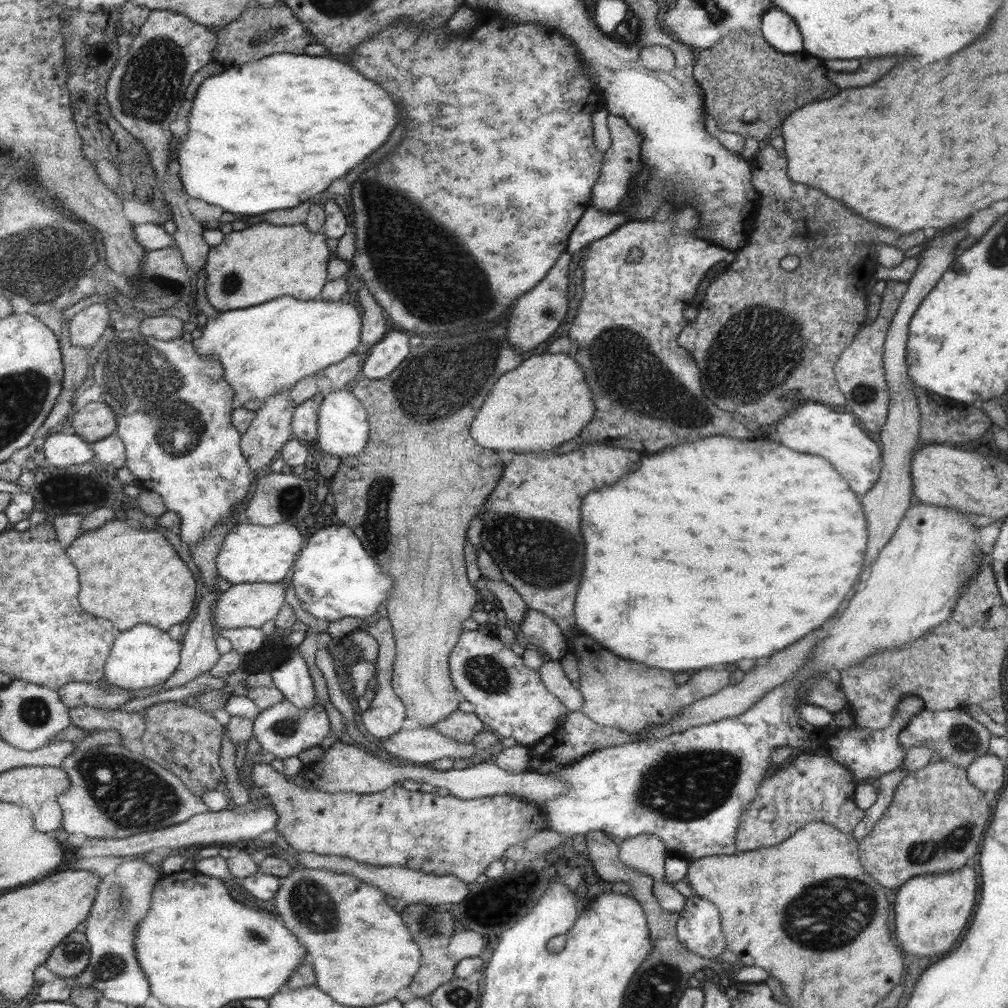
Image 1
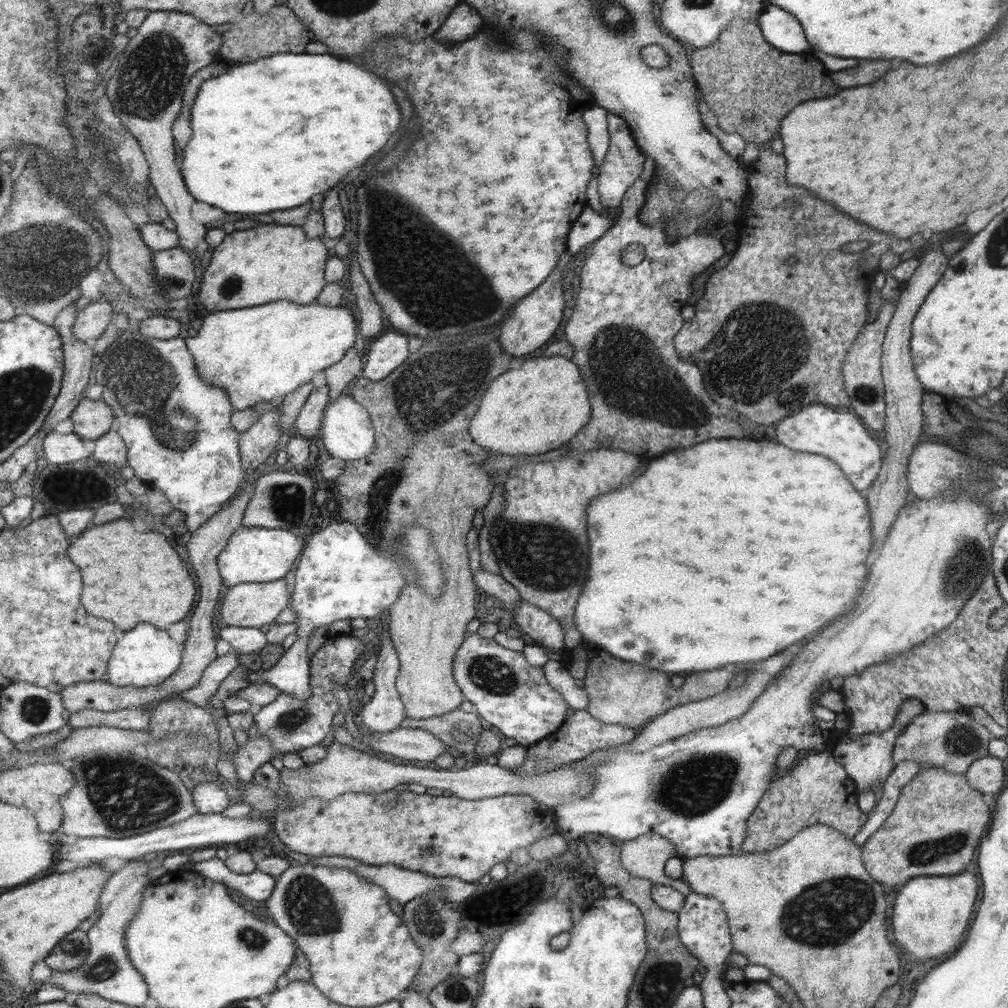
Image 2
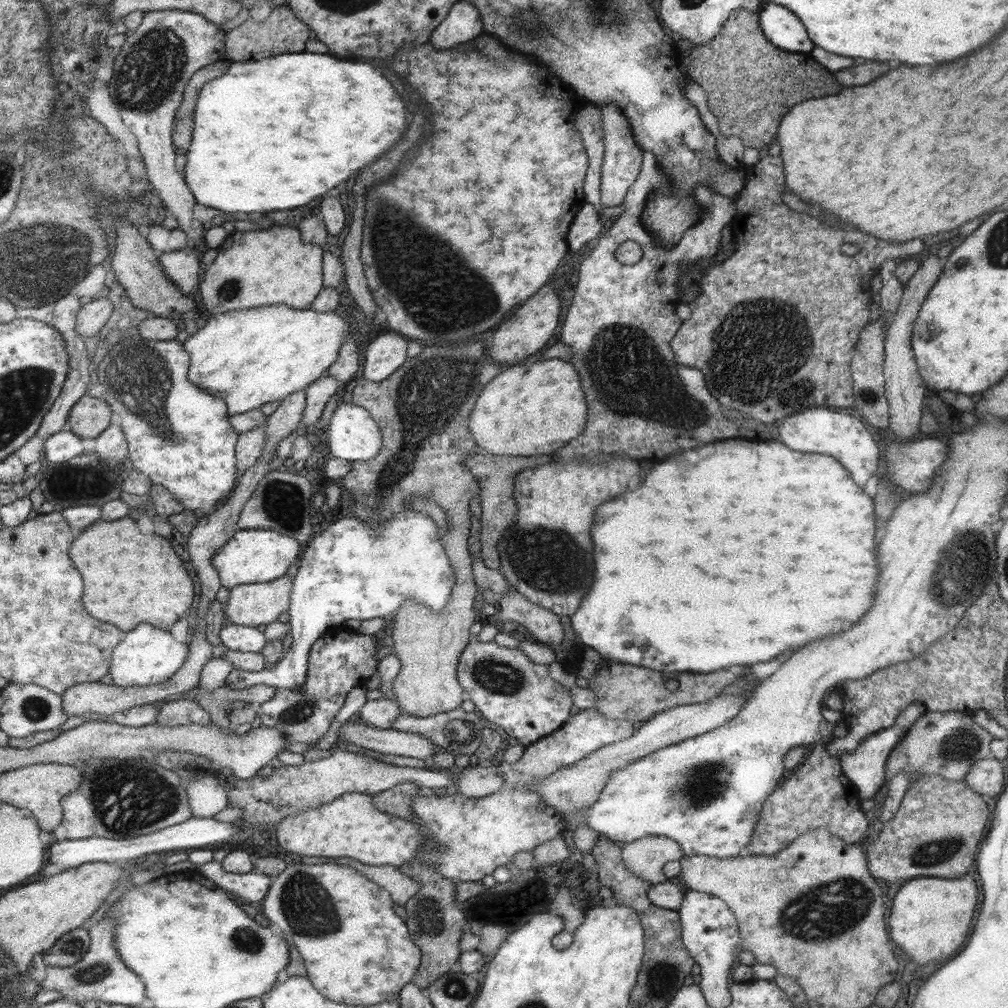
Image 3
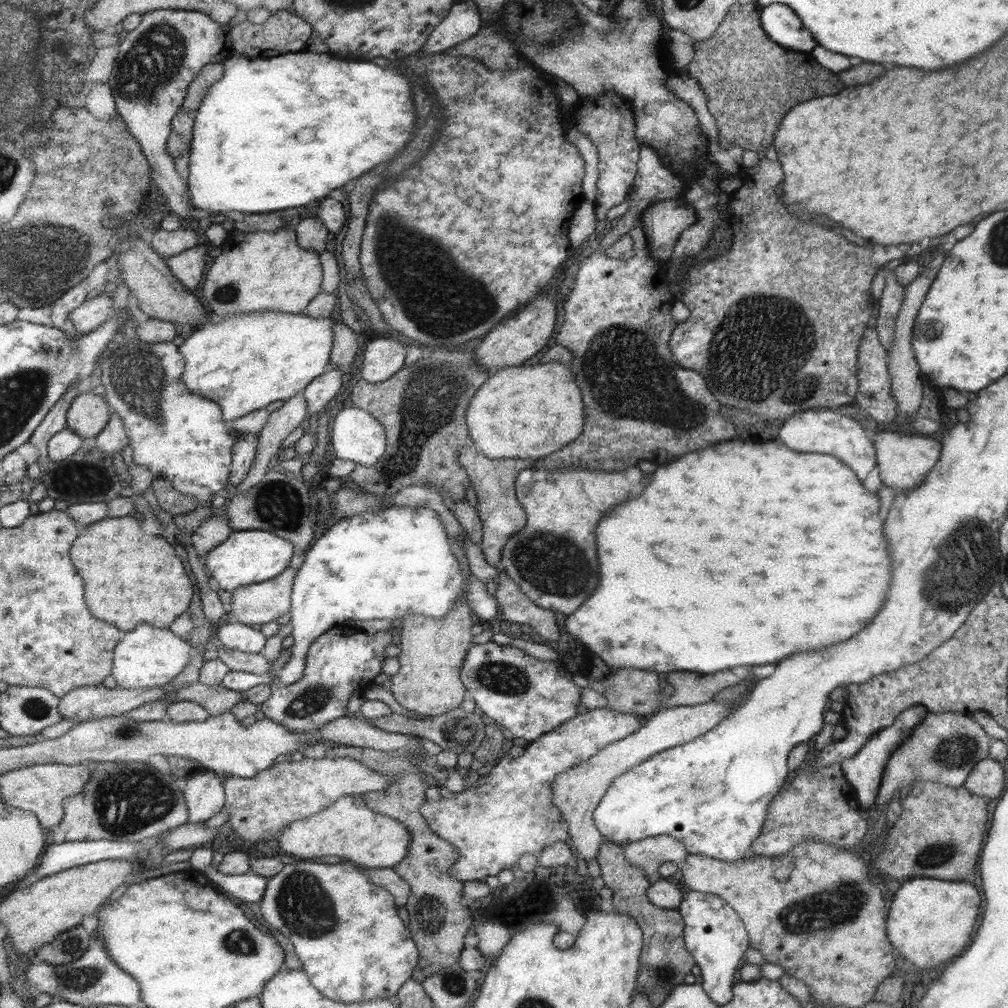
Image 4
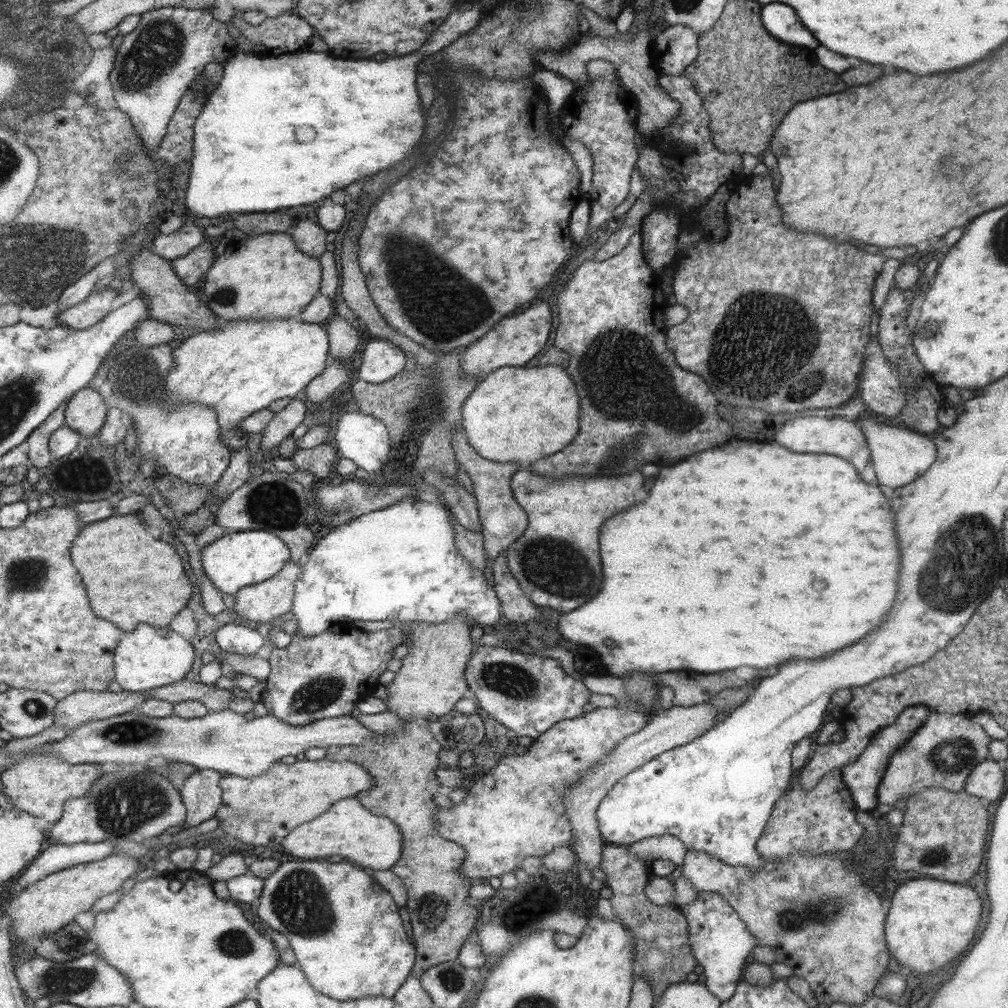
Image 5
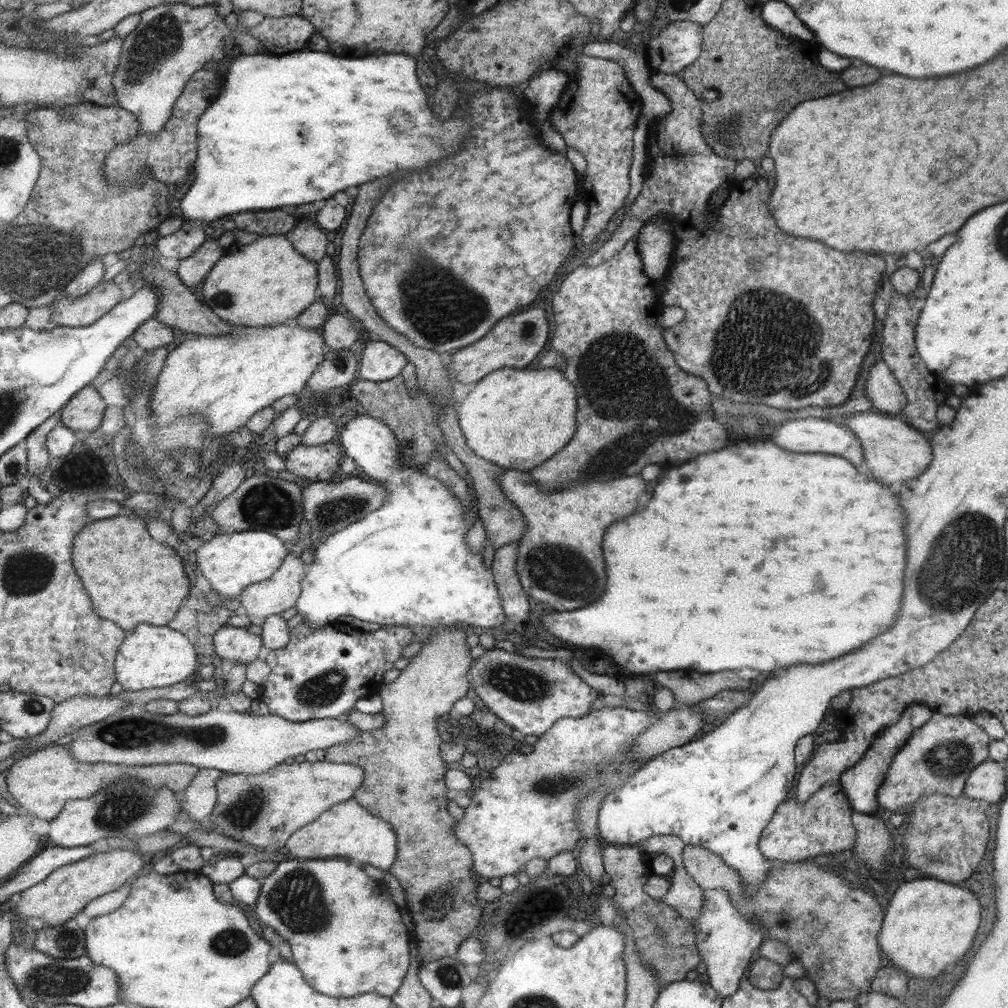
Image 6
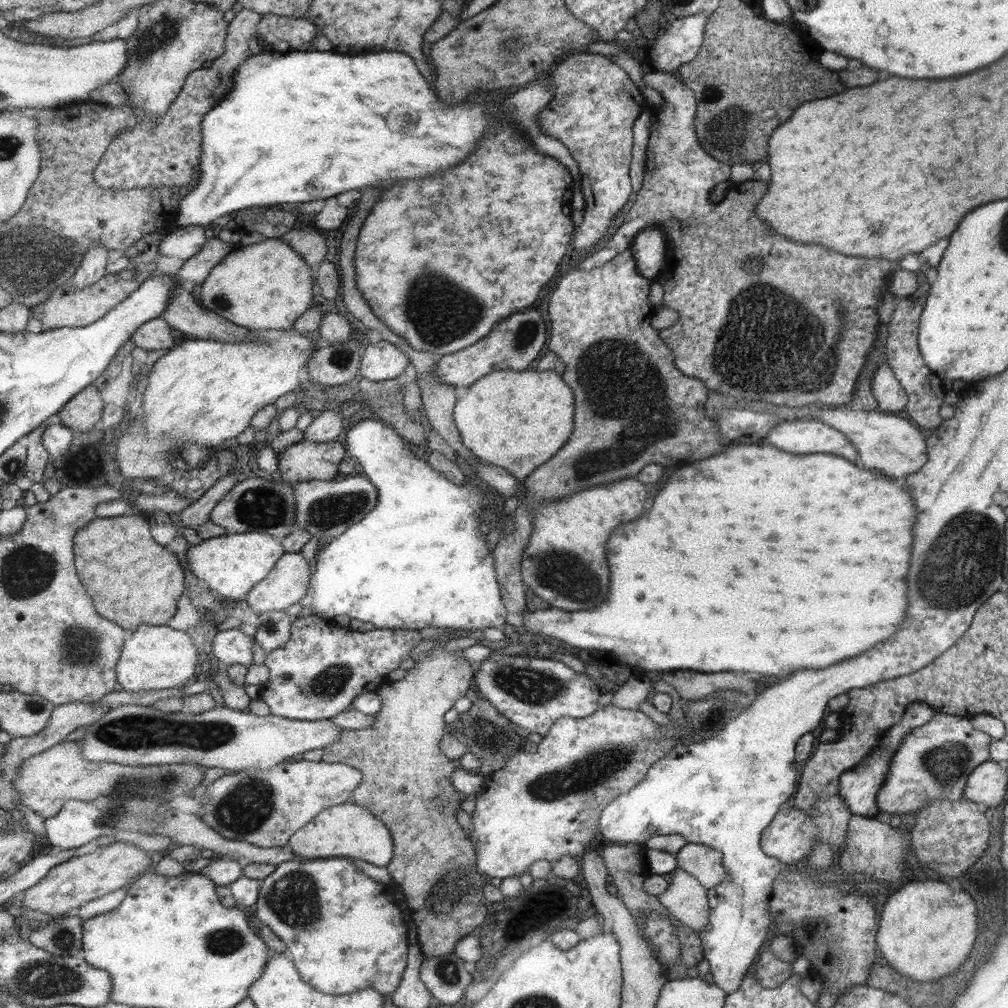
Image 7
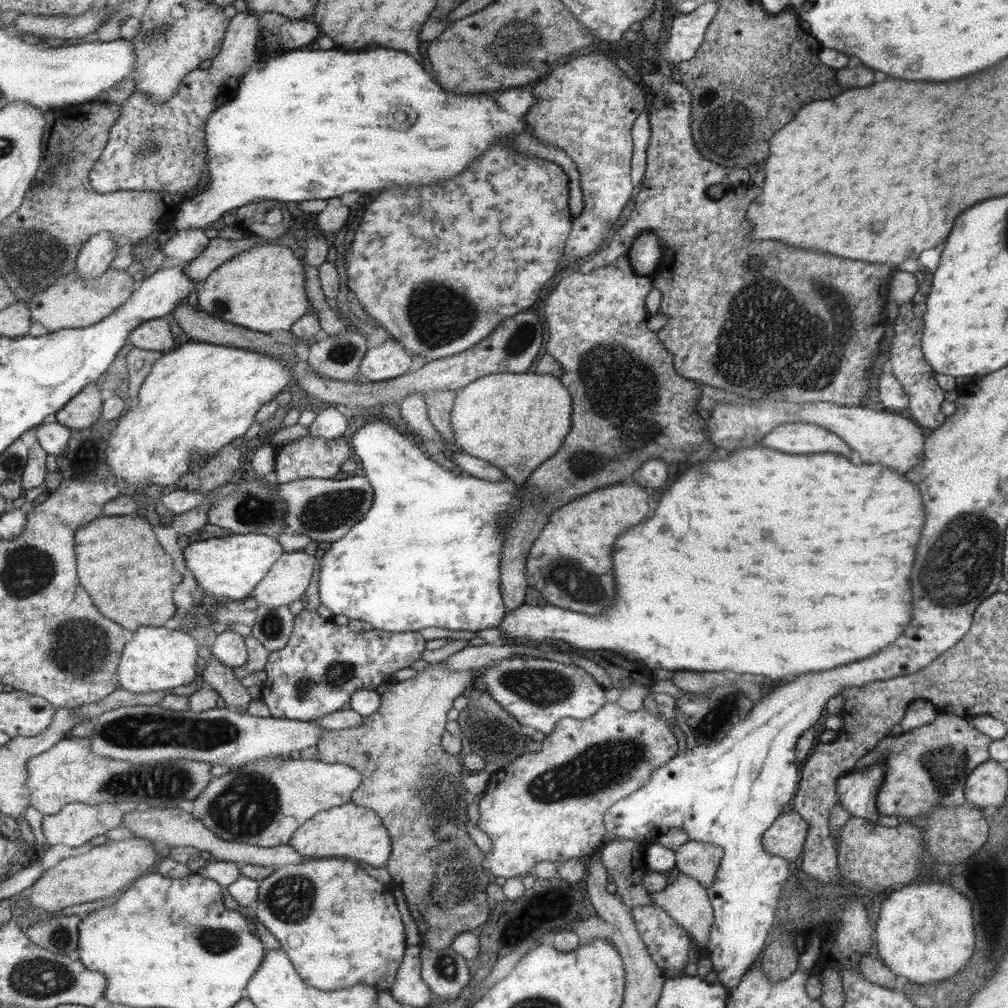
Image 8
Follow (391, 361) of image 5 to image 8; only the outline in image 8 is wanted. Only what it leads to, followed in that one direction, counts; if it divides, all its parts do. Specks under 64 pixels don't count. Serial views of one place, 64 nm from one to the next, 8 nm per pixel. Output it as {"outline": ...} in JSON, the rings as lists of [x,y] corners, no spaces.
{"outline":[[[386,340],[381,345],[370,348],[360,362],[358,374],[371,383],[389,381],[404,375],[409,370],[411,356],[405,354],[403,347],[395,340]]]}

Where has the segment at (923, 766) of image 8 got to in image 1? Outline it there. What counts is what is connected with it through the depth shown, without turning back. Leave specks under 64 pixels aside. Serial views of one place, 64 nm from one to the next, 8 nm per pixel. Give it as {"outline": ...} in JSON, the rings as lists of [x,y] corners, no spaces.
{"outline":[[[924,708],[909,719],[908,725],[897,736],[897,742],[905,752],[911,749],[911,746],[925,746],[931,749],[932,760],[952,762],[953,766],[966,769],[975,758],[988,754],[990,749],[988,742],[991,736],[987,728],[975,722],[963,709],[931,711]]]}

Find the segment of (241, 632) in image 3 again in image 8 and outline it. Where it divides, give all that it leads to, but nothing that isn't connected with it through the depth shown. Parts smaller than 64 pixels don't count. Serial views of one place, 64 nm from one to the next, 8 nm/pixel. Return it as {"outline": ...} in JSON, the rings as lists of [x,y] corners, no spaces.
{"outline":[[[224,631],[217,635],[210,651],[212,658],[230,669],[246,663],[244,638],[231,631]]]}

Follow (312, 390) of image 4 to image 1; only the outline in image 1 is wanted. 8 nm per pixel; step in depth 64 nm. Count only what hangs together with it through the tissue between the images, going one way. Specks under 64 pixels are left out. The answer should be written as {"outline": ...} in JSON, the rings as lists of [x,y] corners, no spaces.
{"outline":[[[315,393],[311,398],[296,406],[292,414],[291,426],[293,438],[309,442],[317,436],[317,410],[320,408],[322,395]]]}

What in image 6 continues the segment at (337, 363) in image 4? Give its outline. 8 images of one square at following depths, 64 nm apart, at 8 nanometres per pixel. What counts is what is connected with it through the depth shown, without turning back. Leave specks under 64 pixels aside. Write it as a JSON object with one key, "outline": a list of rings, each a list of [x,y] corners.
{"outline":[[[333,310],[319,327],[319,333],[323,335],[324,352],[353,348],[357,338],[357,330],[352,323]]]}

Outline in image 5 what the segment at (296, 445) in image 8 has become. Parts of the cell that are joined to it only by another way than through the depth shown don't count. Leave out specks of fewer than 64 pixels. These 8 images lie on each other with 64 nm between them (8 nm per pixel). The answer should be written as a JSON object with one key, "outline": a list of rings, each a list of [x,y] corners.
{"outline":[[[329,441],[310,449],[296,448],[290,460],[299,472],[311,472],[316,483],[326,481],[332,475],[338,458],[336,447]]]}

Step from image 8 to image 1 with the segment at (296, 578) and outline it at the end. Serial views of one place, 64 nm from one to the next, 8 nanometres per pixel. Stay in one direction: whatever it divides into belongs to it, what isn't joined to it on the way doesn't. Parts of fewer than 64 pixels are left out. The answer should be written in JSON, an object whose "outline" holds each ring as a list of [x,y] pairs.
{"outline":[[[285,582],[241,583],[231,585],[226,591],[216,595],[212,619],[221,630],[233,628],[260,629],[265,622],[275,619],[283,606]]]}

